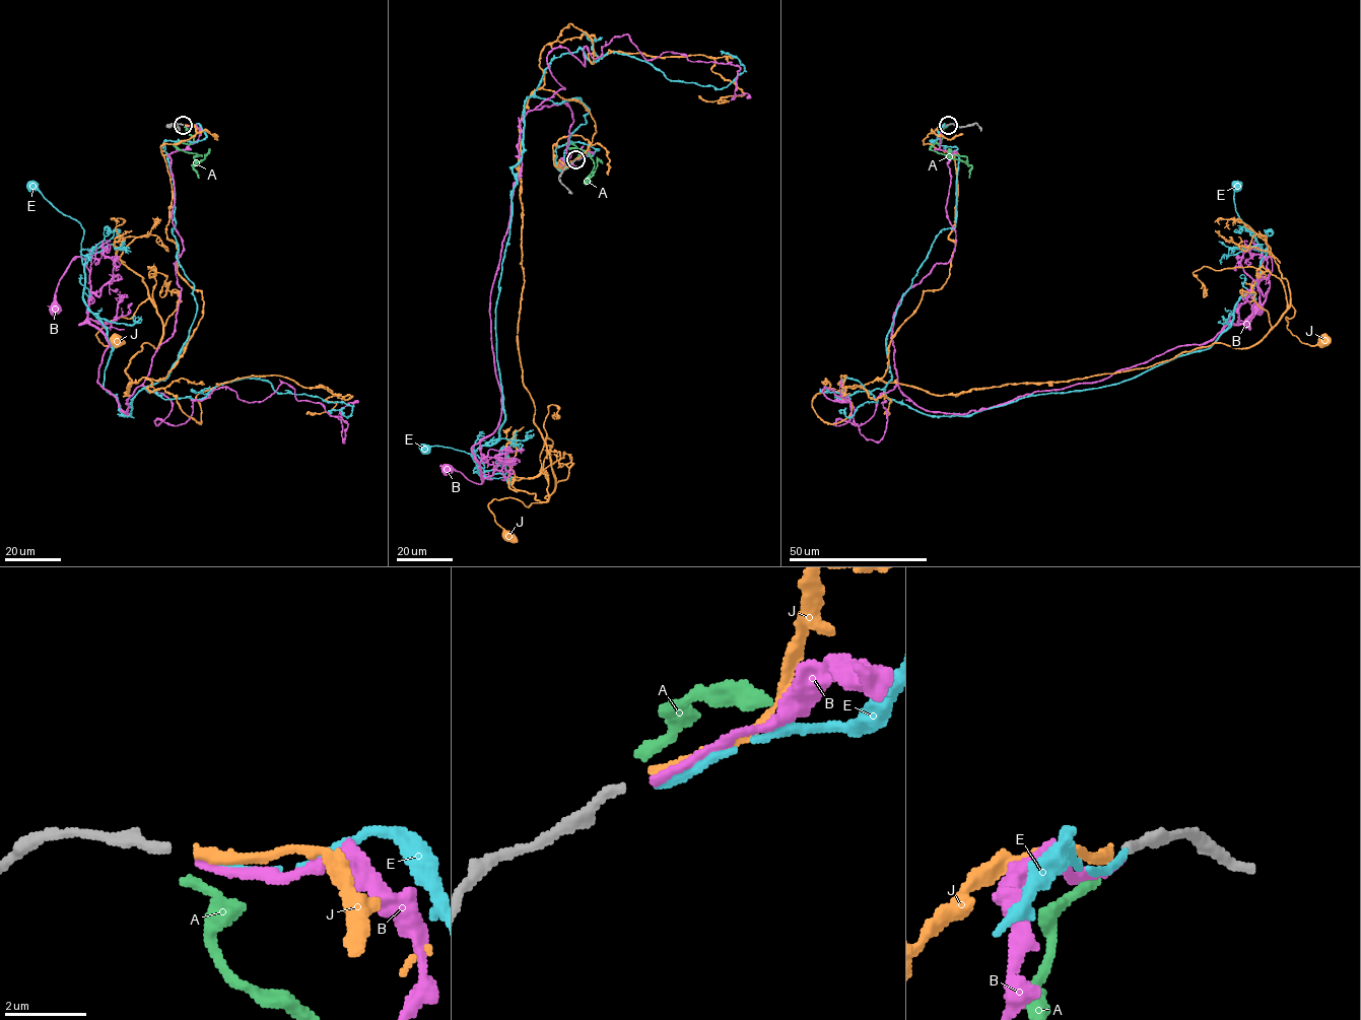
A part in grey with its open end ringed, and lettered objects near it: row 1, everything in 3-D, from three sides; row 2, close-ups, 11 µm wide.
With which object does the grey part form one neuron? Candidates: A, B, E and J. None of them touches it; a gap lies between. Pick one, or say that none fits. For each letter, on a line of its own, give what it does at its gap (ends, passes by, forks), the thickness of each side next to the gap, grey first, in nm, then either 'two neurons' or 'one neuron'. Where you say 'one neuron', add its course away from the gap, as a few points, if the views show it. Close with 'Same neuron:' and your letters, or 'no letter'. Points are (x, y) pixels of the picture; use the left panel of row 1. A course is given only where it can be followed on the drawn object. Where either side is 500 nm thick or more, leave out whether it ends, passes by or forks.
A: it ends | 240/240 nm | two neurons
B: it ends | 240/180 nm | two neurons
E: it ends | 240/200 nm | one neuron | via (185, 125), (205, 136), (163, 146), (197, 308), (130, 416), (104, 388), (83, 229), (31, 186)
J: it ends | 240/280 nm | two neurons
Same neuron: E

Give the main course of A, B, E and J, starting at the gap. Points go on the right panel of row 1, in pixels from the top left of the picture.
A: (946, 126), (941, 141), (936, 142), (931, 149), (965, 156), (965, 160), (950, 158), (948, 154), (951, 149)
B: (948, 125), (954, 251), (891, 339), (919, 406), (968, 413), (1205, 344), (1261, 308), (1268, 257), (1259, 308)
E: (948, 125), (955, 226), (886, 340), (885, 394), (926, 414), (1207, 349), (1259, 276), (1236, 186)
J: (947, 125), (950, 275), (879, 380), (1151, 366), (1290, 299), (1323, 340)

